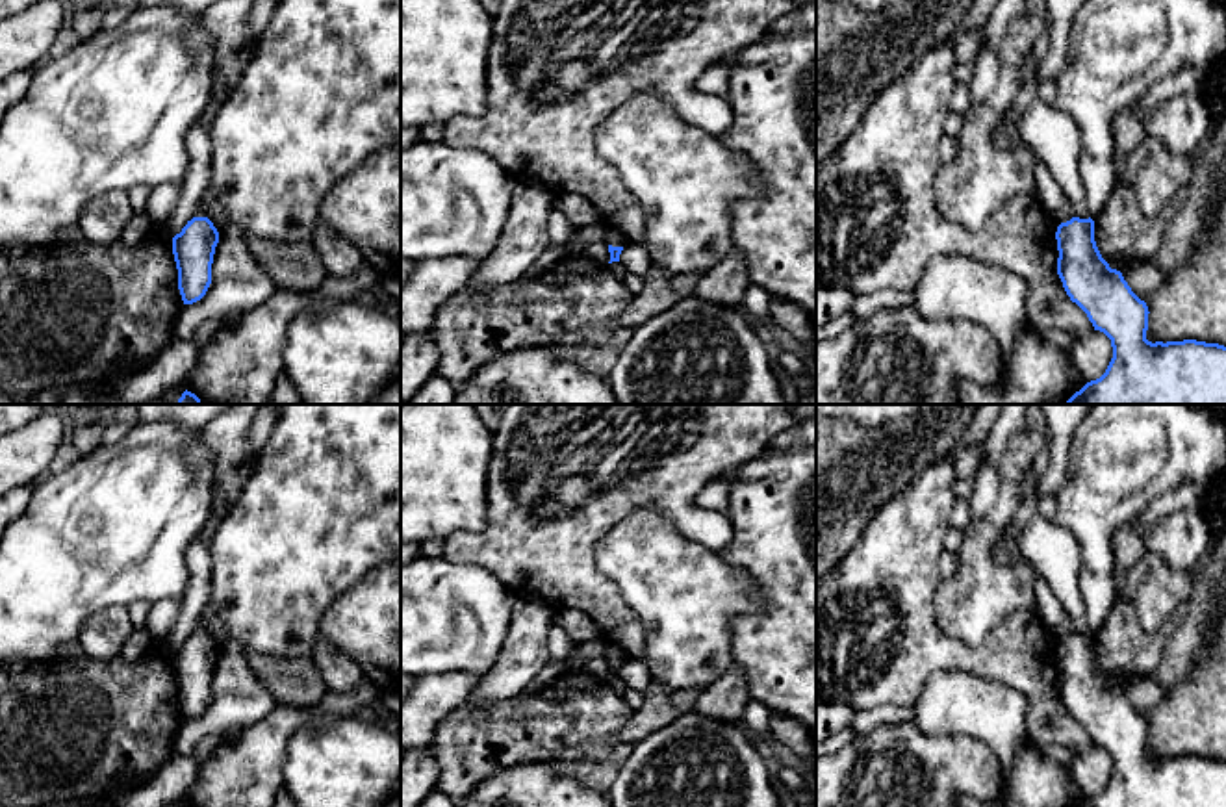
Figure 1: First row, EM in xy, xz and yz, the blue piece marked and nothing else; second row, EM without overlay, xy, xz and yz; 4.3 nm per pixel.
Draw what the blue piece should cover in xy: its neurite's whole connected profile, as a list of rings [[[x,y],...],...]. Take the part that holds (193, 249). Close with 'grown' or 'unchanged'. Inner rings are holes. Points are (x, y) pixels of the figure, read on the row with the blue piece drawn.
[[[193,217],[172,237],[172,254],[178,269],[178,289],[184,304],[200,301],[211,284],[211,263],[219,232],[208,217]]] | unchanged

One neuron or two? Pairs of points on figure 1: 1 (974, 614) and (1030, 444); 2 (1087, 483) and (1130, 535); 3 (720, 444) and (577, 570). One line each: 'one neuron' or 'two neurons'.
1: one neuron
2: two neurons
3: one neuron

